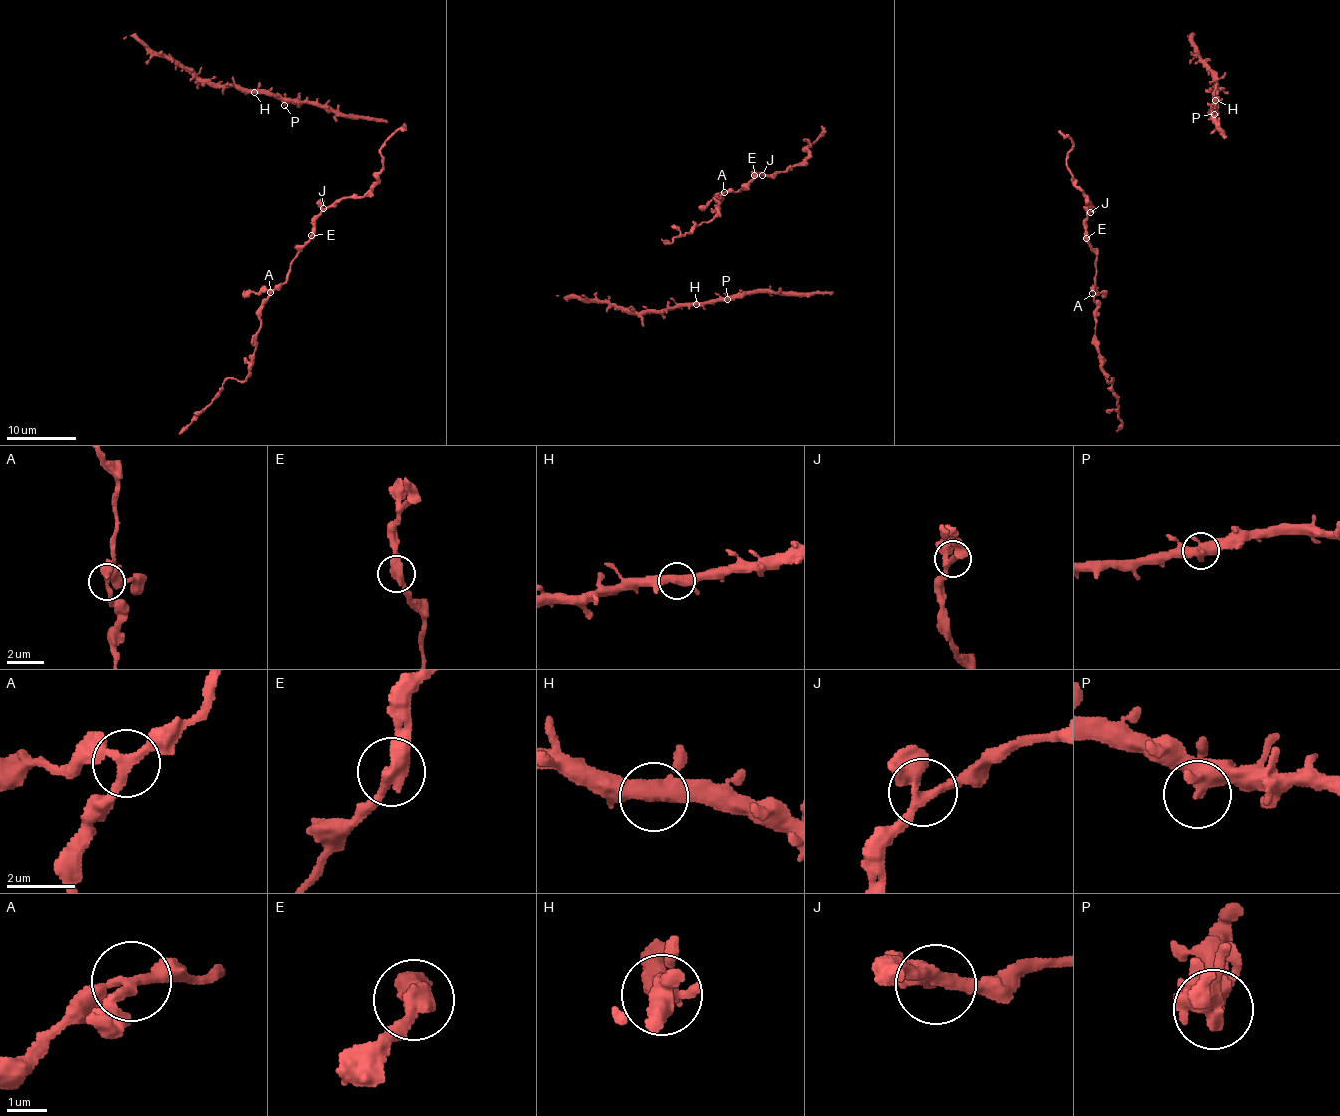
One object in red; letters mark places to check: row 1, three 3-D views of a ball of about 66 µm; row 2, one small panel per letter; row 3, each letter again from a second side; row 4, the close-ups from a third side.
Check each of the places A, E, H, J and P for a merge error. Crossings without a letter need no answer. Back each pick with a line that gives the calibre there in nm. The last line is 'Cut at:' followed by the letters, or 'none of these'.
Cut at: none of these

